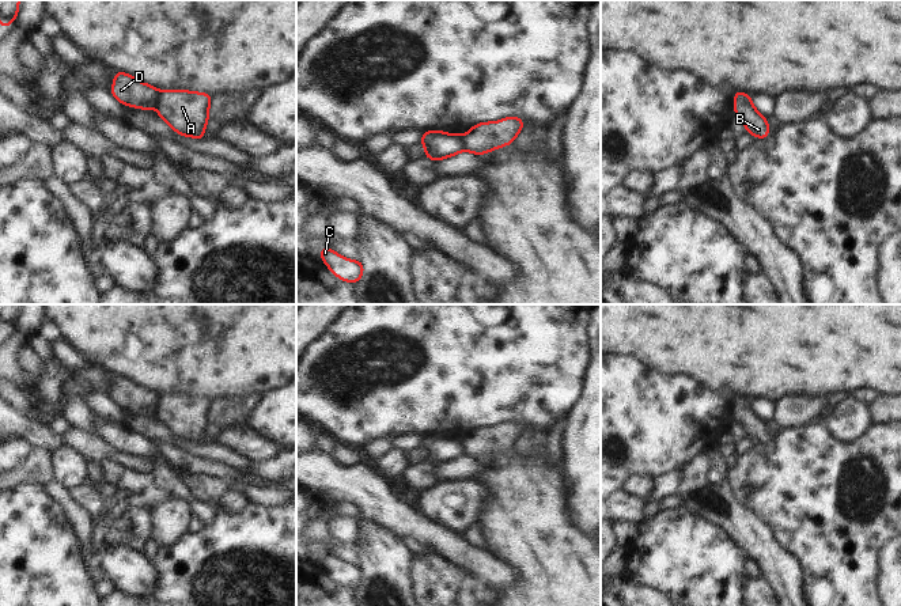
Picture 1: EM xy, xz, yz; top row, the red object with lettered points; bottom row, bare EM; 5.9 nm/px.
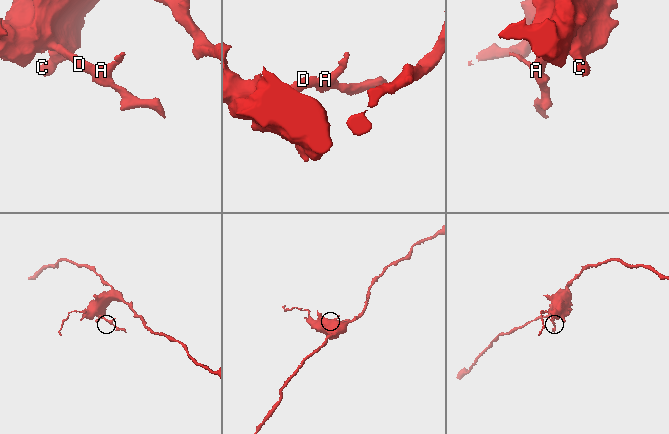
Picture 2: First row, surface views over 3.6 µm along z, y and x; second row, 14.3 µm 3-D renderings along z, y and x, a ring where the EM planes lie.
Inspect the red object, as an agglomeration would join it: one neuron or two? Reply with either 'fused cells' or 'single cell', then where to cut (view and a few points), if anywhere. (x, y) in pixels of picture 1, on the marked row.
fused cells | xy (162, 91), (162, 98), (156, 108)

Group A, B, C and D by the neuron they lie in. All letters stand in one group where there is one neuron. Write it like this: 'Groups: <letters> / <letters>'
Groups: A B / C D.

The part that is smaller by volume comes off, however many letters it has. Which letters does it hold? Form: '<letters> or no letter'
A, B

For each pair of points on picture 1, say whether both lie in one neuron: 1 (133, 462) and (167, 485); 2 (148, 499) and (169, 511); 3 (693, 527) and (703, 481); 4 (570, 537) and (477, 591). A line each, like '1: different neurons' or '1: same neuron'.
1: different neurons
2: different neurons
3: different neurons
4: different neurons

